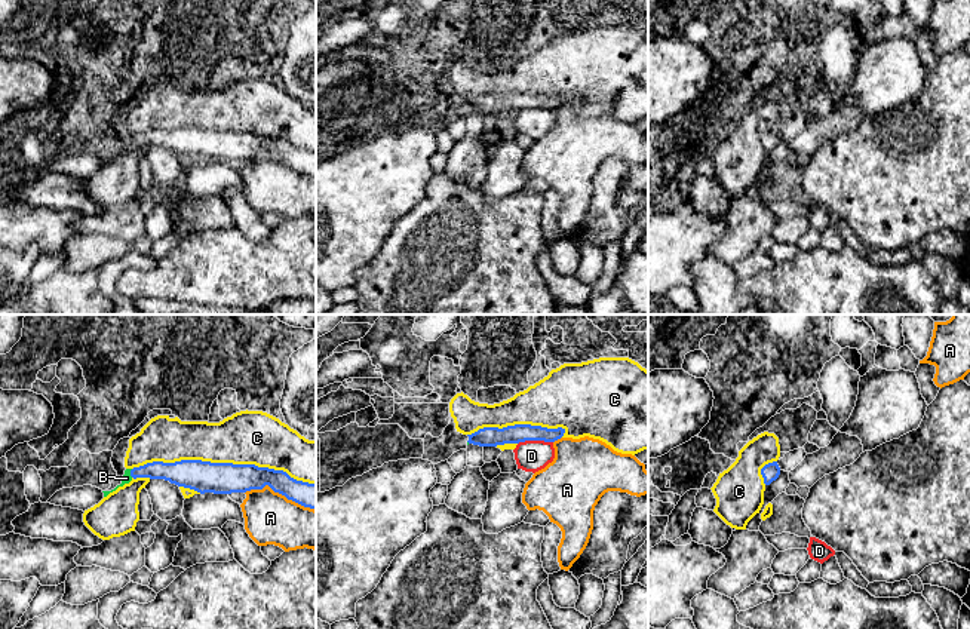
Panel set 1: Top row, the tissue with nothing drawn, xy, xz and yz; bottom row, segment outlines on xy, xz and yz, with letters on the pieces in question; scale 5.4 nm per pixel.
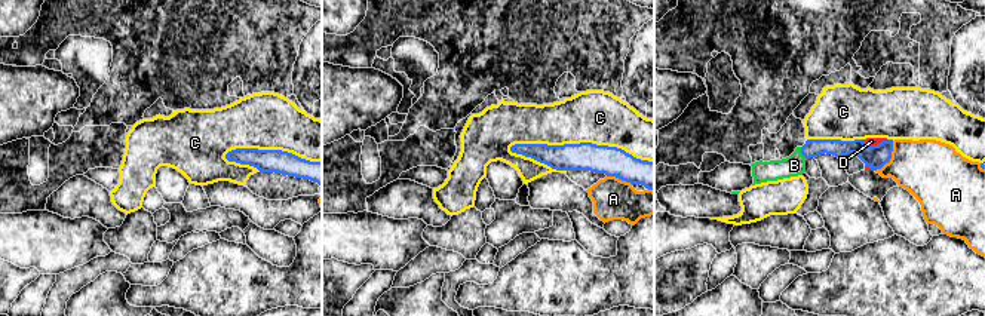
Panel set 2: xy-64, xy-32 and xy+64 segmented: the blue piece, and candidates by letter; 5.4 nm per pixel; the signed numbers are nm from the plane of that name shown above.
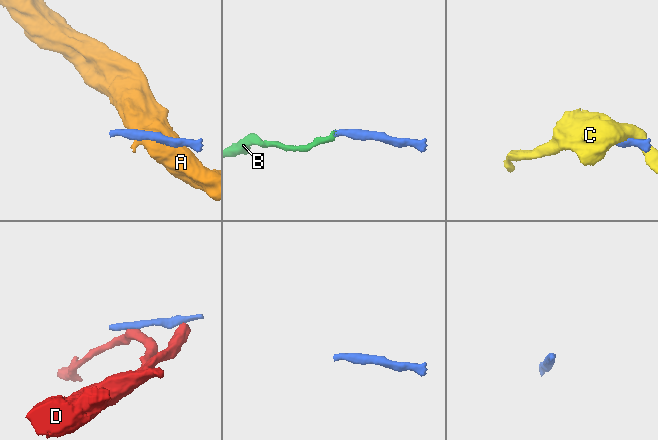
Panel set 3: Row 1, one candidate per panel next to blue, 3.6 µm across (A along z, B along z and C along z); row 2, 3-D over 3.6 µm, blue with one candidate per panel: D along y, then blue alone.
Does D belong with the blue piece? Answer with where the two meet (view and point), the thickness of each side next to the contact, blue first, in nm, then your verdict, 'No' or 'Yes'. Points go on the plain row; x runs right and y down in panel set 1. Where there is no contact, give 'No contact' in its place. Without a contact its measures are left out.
Touches blue at xz (534, 107). Thickness 110 nm (blue) against 180 nm. No

